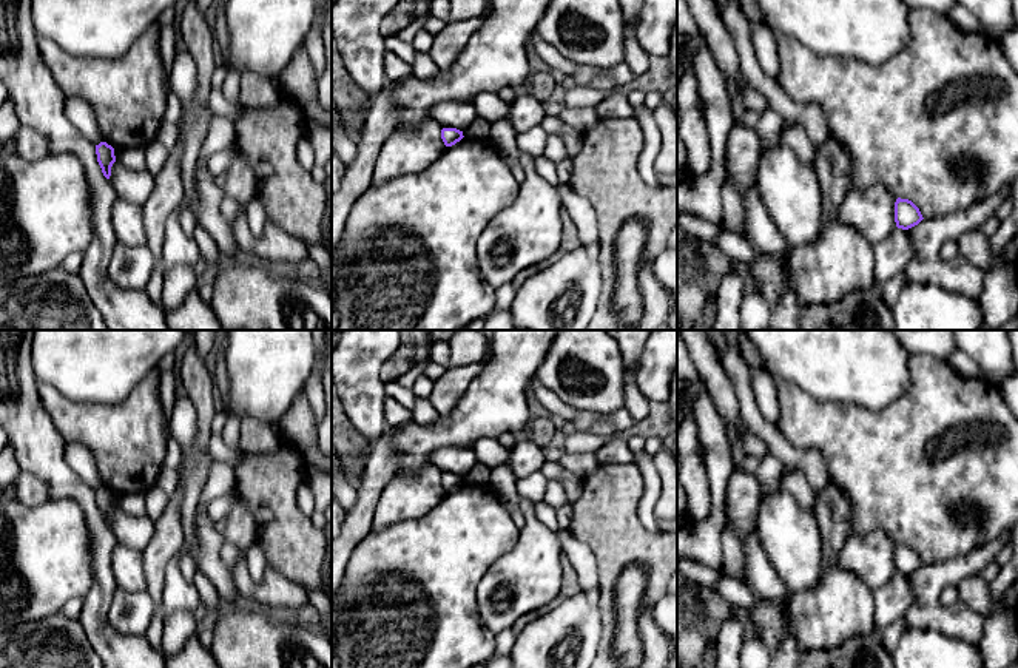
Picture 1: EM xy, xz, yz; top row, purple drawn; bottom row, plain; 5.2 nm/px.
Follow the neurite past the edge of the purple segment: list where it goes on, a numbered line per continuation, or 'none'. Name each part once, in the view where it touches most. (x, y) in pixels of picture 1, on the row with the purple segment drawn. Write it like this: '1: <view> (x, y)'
none

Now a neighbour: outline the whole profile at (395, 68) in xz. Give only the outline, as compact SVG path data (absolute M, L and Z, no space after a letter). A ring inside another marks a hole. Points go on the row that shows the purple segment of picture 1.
M386 52L384 56L384 71L387 82L398 82L412 73L412 65L401 60L393 52Z

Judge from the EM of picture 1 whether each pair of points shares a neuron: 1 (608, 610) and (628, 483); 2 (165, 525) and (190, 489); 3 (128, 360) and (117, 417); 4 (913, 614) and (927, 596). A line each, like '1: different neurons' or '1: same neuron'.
1: same neuron
2: different neurons
3: different neurons
4: same neuron

